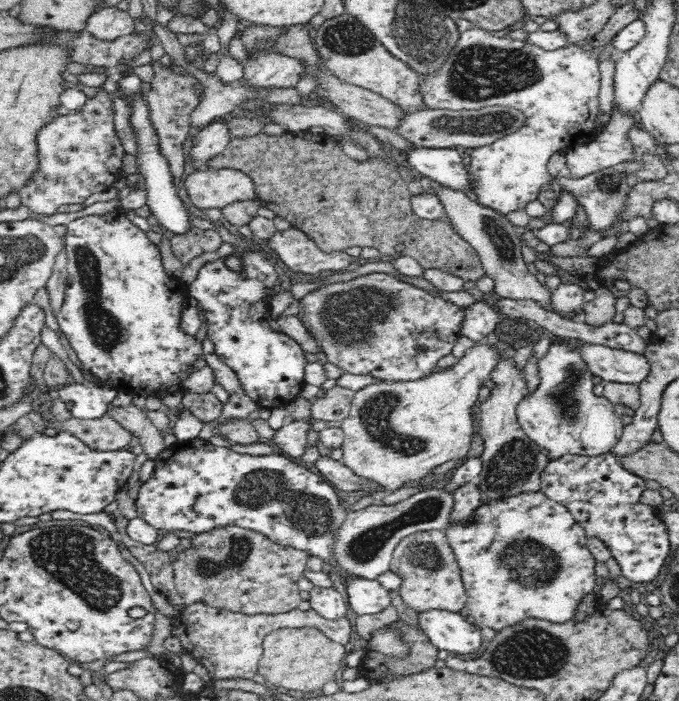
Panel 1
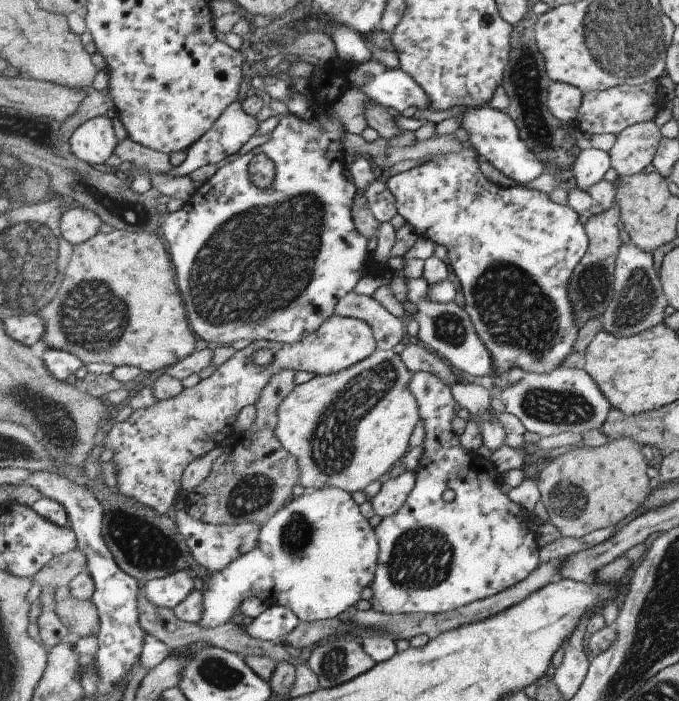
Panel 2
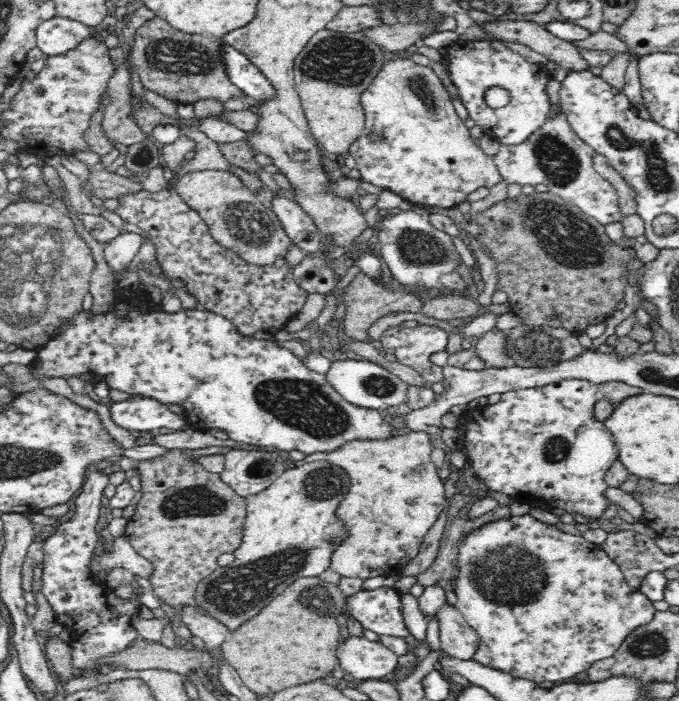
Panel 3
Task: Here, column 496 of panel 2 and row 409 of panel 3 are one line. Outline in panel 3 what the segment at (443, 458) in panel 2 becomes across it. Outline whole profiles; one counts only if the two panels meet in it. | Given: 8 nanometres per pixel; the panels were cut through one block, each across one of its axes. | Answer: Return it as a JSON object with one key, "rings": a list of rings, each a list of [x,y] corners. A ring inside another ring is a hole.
{"rings":[[[572,378],[540,388],[509,390],[501,394],[496,404],[470,408],[456,428],[460,434],[461,452],[468,458],[476,478],[484,482],[488,490],[516,496],[526,503],[564,504],[576,500],[574,514],[599,518],[611,503],[604,496],[608,487],[605,474],[620,457],[612,431],[595,415],[600,389],[601,386],[593,382]]]}

